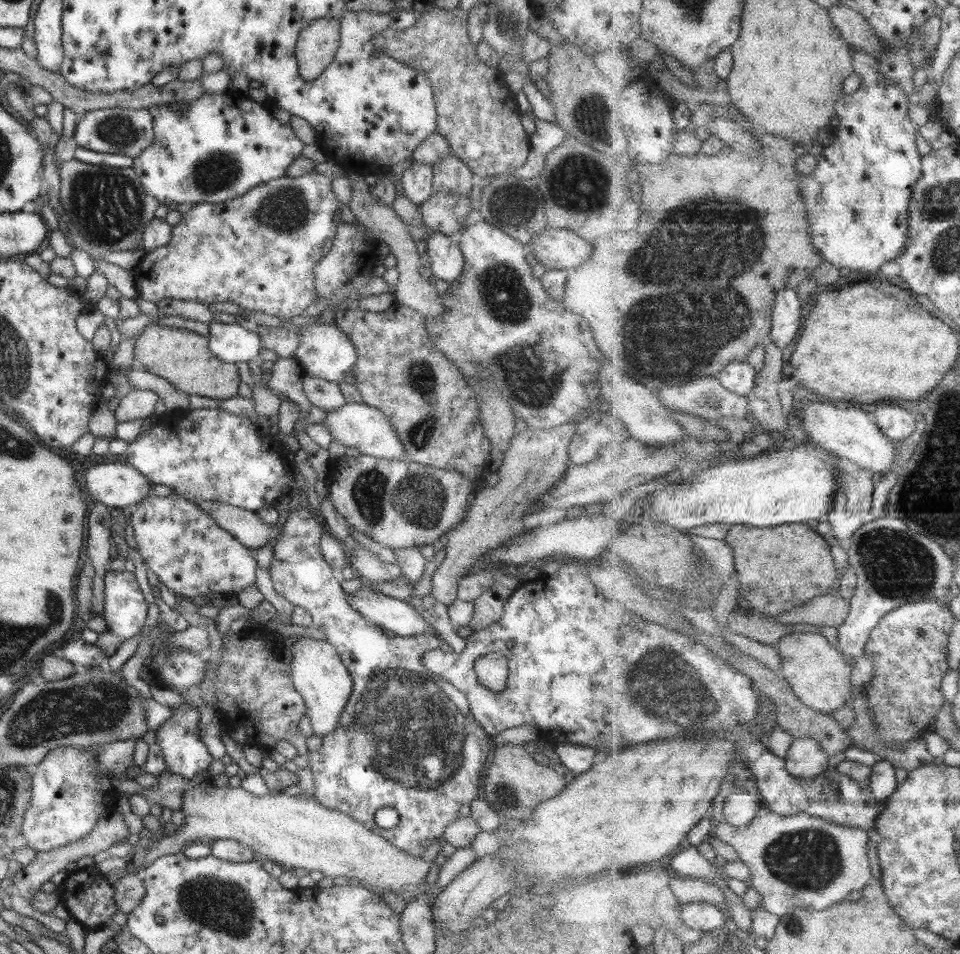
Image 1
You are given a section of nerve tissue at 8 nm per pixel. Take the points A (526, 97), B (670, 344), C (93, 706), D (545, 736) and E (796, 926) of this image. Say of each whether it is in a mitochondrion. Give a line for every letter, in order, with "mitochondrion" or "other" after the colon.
A: other
B: mitochondrion
C: mitochondrion
D: other
E: mitochondrion

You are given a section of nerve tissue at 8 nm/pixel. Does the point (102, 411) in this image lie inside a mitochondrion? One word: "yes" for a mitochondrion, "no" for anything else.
no

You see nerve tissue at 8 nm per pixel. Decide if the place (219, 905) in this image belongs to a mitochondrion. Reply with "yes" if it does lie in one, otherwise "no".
yes

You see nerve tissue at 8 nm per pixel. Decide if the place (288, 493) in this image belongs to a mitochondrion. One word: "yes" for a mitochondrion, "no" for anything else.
no

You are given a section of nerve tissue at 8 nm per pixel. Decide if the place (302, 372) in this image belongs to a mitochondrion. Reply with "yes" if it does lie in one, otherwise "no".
no

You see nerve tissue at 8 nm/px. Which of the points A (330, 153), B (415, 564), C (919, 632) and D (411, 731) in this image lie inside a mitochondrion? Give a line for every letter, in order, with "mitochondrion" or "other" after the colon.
A: other
B: other
C: mitochondrion
D: mitochondrion

